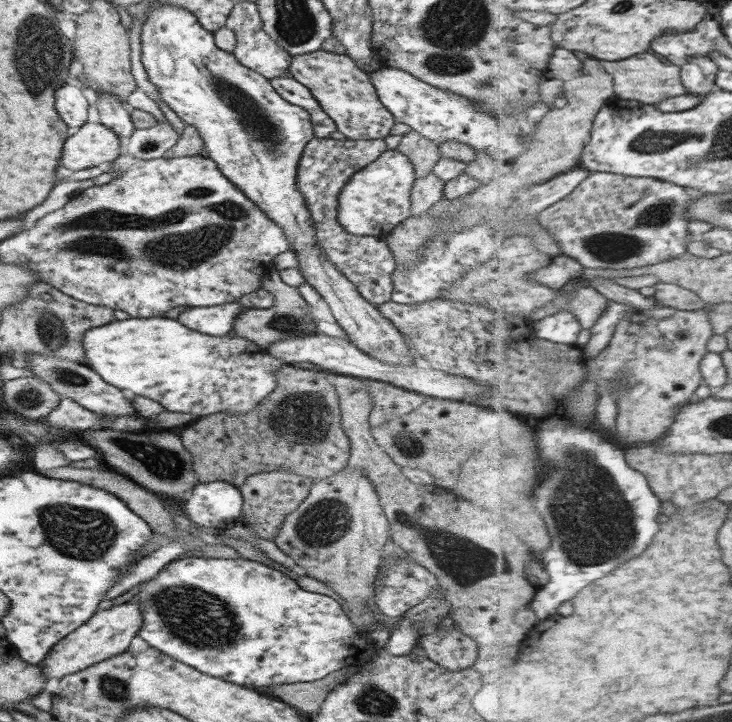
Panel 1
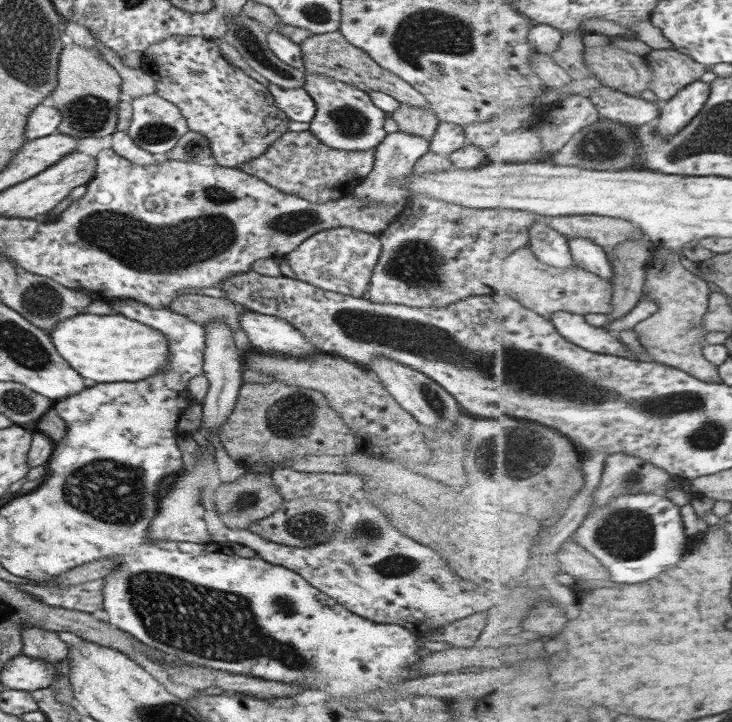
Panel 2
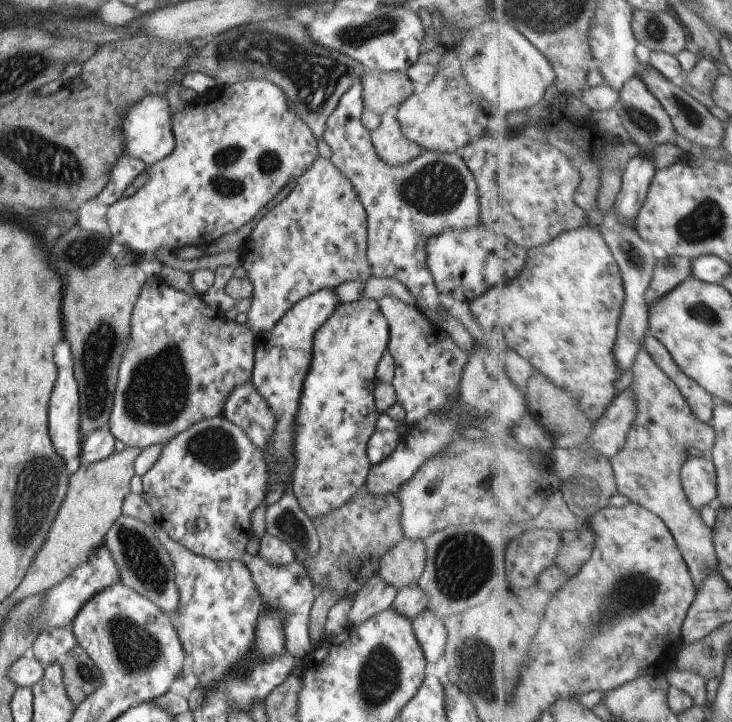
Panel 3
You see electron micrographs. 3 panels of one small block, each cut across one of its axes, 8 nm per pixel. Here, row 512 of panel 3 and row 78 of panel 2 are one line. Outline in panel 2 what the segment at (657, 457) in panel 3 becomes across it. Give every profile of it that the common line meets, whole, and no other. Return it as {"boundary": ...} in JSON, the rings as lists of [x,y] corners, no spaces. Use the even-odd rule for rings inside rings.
{"boundary":[[[654,49],[646,57],[650,60],[650,66],[656,68],[650,89],[662,102],[669,102],[684,88],[702,81],[702,76],[710,70],[708,66],[696,62],[693,56],[678,49]]]}

